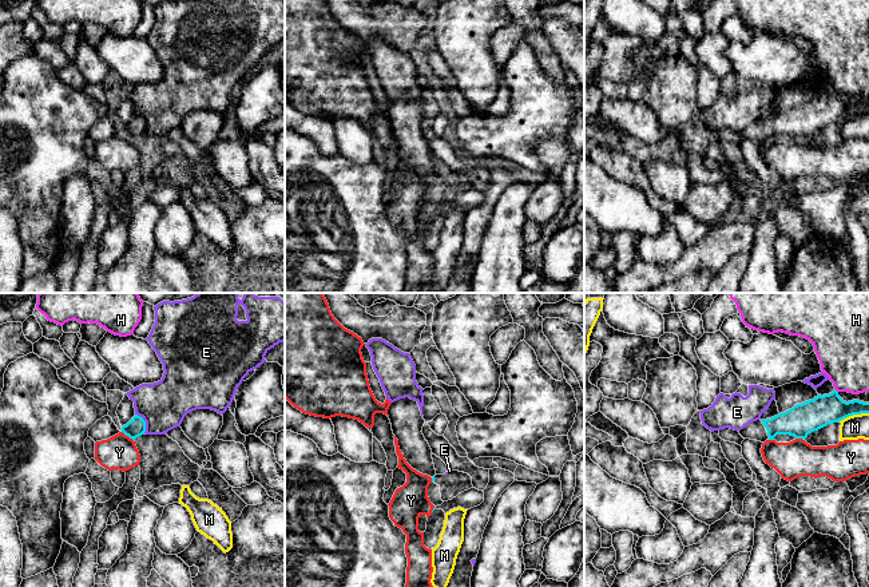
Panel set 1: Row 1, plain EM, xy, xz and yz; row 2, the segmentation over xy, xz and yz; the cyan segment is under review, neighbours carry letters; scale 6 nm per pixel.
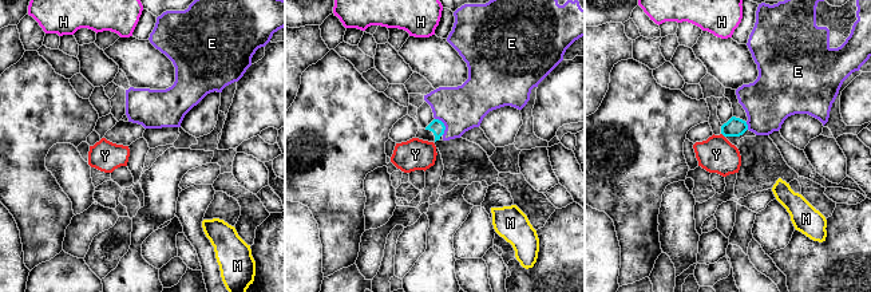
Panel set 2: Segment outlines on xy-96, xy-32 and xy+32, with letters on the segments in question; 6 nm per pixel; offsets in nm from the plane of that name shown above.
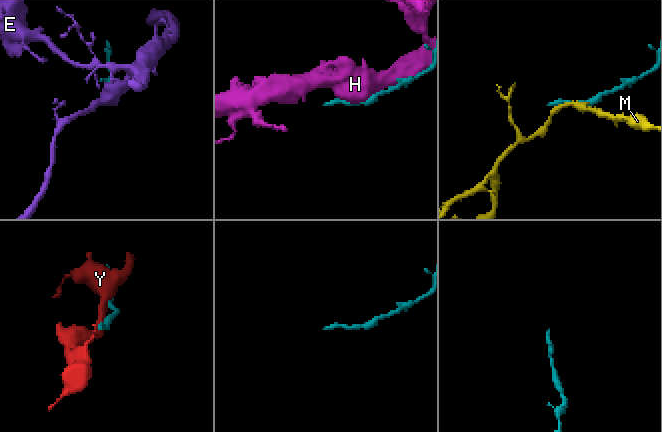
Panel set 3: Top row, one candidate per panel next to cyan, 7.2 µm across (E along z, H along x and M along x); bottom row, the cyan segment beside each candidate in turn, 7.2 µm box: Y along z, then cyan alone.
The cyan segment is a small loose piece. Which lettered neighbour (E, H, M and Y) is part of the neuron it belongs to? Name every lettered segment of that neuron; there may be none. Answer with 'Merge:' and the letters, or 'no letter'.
Merge: no letter

